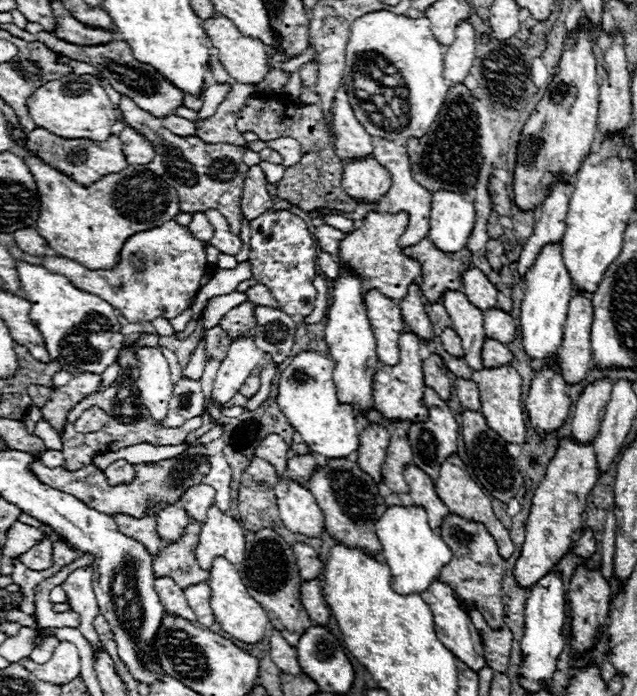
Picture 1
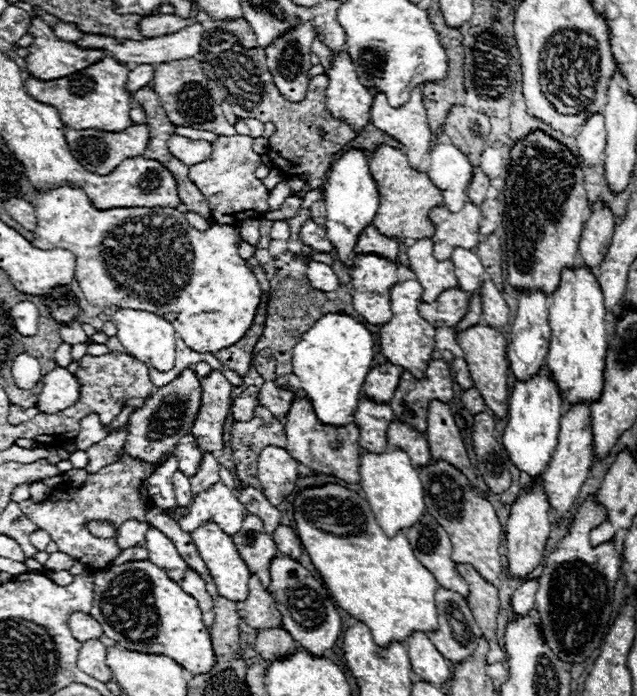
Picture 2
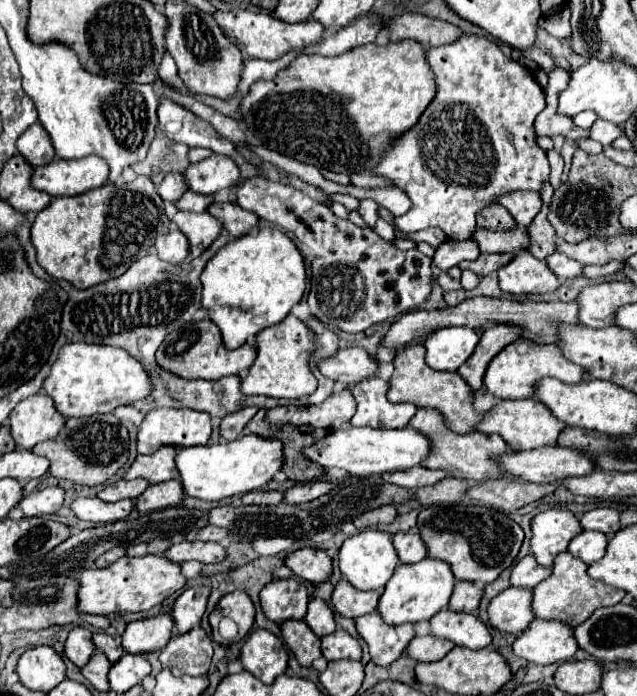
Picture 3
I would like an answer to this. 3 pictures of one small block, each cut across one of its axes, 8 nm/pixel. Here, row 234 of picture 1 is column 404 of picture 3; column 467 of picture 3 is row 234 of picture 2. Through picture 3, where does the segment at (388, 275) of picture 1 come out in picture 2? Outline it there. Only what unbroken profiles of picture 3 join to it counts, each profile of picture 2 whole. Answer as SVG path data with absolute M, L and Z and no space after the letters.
M380 146L370 158L370 174L378 186L380 208L374 216L374 226L388 238L404 240L404 238L432 238L434 226L428 220L428 212L434 206L442 204L440 190L430 182L430 178L418 170L412 170L408 164L408 156L402 150Z

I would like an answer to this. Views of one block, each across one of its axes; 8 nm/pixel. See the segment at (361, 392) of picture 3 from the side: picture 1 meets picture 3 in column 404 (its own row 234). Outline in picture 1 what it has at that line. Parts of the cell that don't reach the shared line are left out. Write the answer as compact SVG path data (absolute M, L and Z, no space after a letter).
M374 138L372 140L374 144L374 156L380 164L386 164L390 176L392 176L392 186L390 186L390 192L388 192L388 198L390 198L390 212L408 212L408 226L406 226L406 232L402 234L402 248L410 246L410 244L418 244L418 240L426 238L428 236L428 214L430 214L430 202L432 202L432 192L428 192L426 188L422 188L414 176L412 176L412 168L410 168L410 156L408 156L408 150L404 146L404 142L392 142L392 140L386 140L386 138Z

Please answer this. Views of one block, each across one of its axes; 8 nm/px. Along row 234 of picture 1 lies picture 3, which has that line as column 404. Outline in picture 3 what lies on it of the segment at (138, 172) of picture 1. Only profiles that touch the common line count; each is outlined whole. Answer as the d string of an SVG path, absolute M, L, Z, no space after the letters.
M390 42L386 46L364 44L340 56L298 54L288 70L280 70L272 80L254 82L240 100L240 116L248 132L268 150L276 150L298 162L332 172L364 172L380 160L380 152L396 136L410 130L436 94L434 74L424 60L418 42Z

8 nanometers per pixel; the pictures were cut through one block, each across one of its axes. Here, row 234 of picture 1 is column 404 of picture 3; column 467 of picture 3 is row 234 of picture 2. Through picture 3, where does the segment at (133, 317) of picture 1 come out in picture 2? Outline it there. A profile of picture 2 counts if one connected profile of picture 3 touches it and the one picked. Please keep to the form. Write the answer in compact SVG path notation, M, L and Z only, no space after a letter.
M68 186L34 192L32 200L38 212L38 228L32 244L36 248L66 248L76 258L76 282L86 300L96 306L134 308L152 312L168 320L176 334L194 352L216 352L242 340L254 324L262 290L254 272L238 256L240 234L226 224L214 224L200 232L192 228L176 208L112 208L96 210L82 190Z

